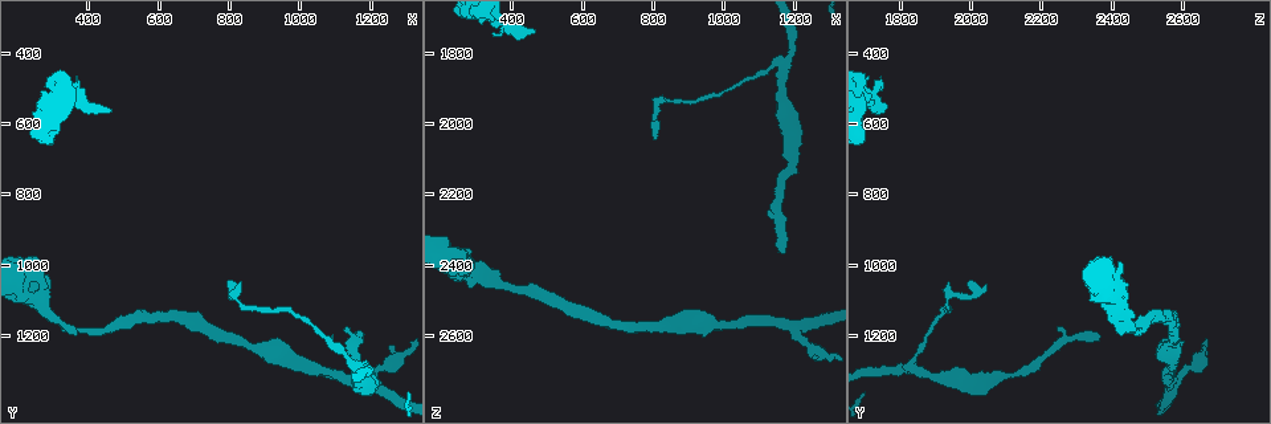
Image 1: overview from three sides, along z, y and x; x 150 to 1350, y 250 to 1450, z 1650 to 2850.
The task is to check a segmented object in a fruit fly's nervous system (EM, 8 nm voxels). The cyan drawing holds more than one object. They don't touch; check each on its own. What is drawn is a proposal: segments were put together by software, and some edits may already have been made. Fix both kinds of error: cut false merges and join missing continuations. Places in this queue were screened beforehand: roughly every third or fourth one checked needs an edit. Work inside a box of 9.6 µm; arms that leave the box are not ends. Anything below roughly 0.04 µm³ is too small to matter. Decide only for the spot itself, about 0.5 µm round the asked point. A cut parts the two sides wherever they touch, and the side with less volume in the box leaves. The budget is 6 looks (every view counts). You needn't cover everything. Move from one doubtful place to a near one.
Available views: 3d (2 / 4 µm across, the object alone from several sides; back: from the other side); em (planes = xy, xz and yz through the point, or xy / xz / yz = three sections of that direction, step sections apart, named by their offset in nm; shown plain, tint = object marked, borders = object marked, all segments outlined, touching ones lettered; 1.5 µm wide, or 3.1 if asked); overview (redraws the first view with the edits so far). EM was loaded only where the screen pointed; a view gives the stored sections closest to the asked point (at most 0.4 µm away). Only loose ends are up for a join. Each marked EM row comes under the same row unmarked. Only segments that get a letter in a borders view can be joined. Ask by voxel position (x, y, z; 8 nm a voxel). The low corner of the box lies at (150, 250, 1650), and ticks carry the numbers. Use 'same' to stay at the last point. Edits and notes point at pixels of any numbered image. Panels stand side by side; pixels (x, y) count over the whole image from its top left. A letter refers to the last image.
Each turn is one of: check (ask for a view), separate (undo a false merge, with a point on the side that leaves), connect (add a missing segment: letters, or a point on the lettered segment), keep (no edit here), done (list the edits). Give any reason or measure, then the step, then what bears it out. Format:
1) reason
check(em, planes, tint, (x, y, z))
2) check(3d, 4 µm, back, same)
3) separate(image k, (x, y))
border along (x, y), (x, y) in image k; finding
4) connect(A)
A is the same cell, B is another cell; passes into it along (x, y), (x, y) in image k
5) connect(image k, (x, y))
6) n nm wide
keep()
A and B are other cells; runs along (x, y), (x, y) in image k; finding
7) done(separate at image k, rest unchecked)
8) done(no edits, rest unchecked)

an open end
check(em, xz, step 8, tint, (460, 560, 1750))

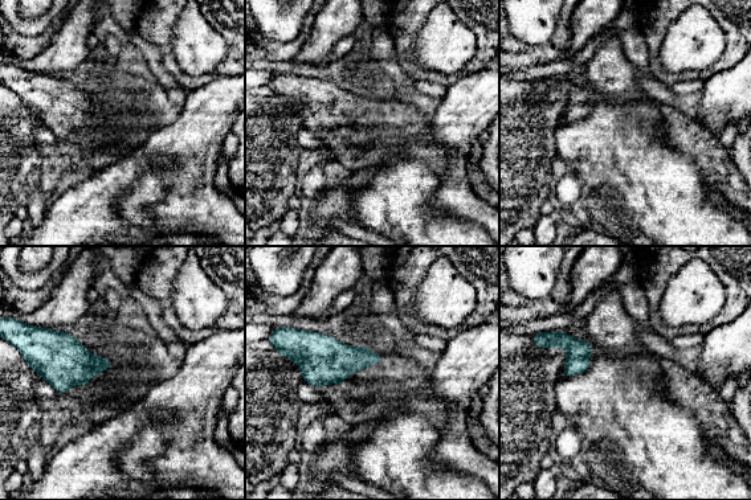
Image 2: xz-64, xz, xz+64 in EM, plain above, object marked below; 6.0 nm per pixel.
see the neighbours
check(em, xz, step 8, borders, same)

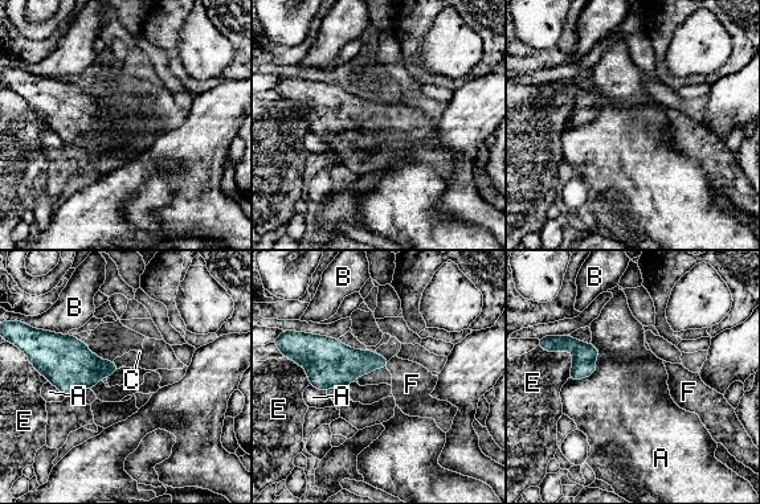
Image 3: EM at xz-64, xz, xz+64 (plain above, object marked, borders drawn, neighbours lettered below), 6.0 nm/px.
connect(F)
F is the same cell, A, B, C and E are other cells; passes into it along (347, 364), (388, 363), (412, 384) in image 3; the neuron continues

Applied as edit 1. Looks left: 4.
see it whole again
check(overview)

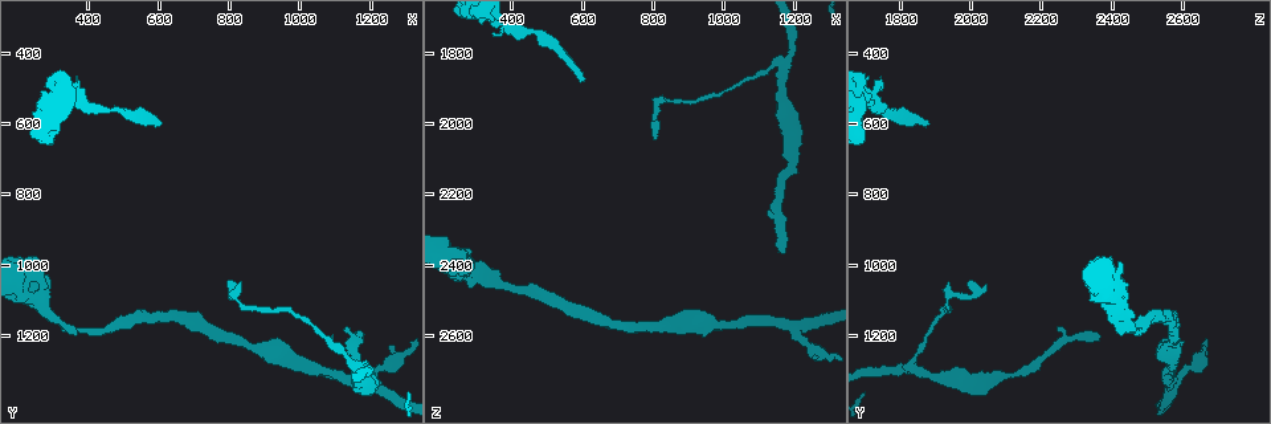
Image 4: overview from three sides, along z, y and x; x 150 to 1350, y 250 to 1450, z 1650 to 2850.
an open end
check(em, xy, step 8, borders, (1170, 1210, 2370))

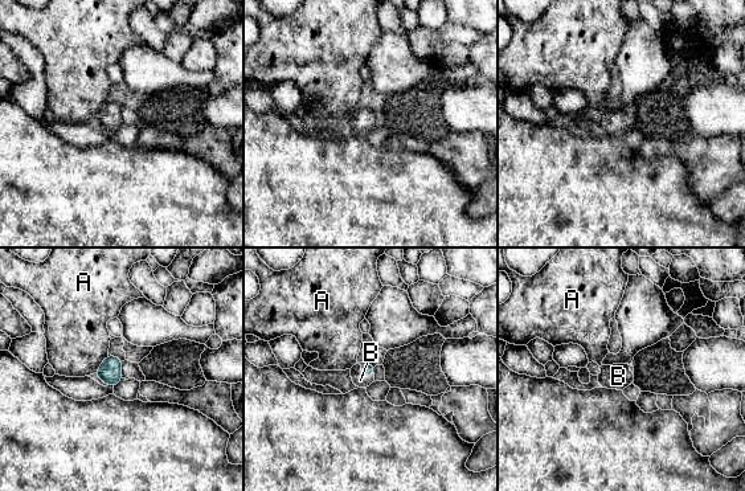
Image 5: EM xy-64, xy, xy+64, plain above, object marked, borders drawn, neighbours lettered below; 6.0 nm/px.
connect(B)
B is the same cell, A is another cell; passes into it along (367, 369), (363, 372), (360, 380) in image 5; the neuron continues

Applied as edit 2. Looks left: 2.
done(connect at image 3, connect at image 5, rest unchecked)

